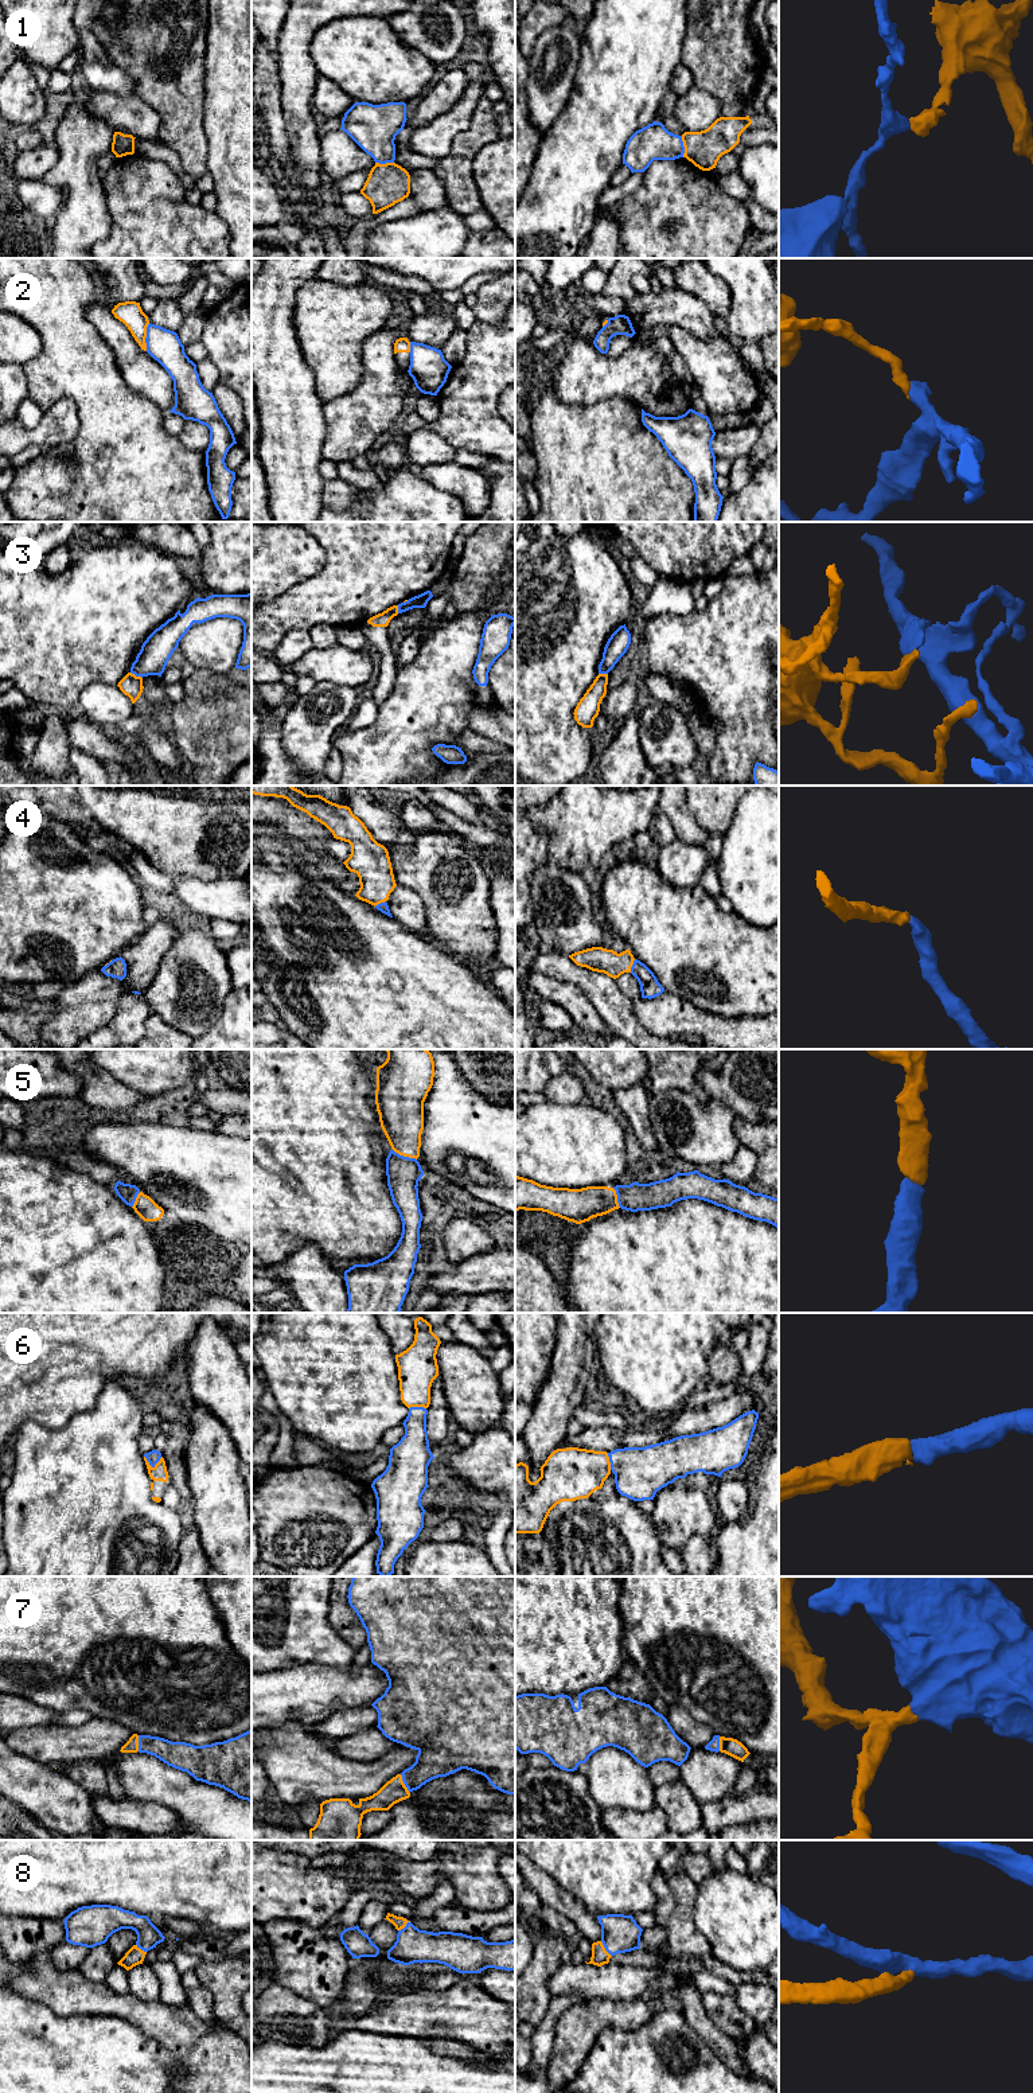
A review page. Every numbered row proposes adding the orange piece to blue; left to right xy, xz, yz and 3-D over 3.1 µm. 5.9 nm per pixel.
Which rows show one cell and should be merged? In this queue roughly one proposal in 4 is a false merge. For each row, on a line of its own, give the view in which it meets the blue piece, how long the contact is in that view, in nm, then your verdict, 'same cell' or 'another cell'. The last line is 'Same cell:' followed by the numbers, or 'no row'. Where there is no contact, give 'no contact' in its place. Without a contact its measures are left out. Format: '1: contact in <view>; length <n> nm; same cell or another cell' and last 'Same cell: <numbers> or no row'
1: contact in yz; length 130 nm; another cell
2: contact in xy; length 170 nm; another cell
3: contact in xy; length 80 nm; another cell
4: contact in yz; length 90 nm; same cell
5: contact in xz; length 160 nm; same cell
6: contact in xy; length 110 nm; same cell
7: contact in xz; length 130 nm; same cell
8: contact in yz; length 120 nm; same cell
Same cell: 4, 5, 6, 7, 8

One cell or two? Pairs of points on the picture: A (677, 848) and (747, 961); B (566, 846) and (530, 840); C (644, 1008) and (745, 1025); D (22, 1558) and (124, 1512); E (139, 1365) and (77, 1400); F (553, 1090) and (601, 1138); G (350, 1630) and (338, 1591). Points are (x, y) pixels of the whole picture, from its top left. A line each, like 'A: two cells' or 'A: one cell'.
A: two cells
B: two cells
C: one cell
D: one cell
E: one cell
F: two cells
G: one cell

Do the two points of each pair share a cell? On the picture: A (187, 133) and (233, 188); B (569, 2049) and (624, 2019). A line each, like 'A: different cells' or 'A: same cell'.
A: different cells
B: same cell

